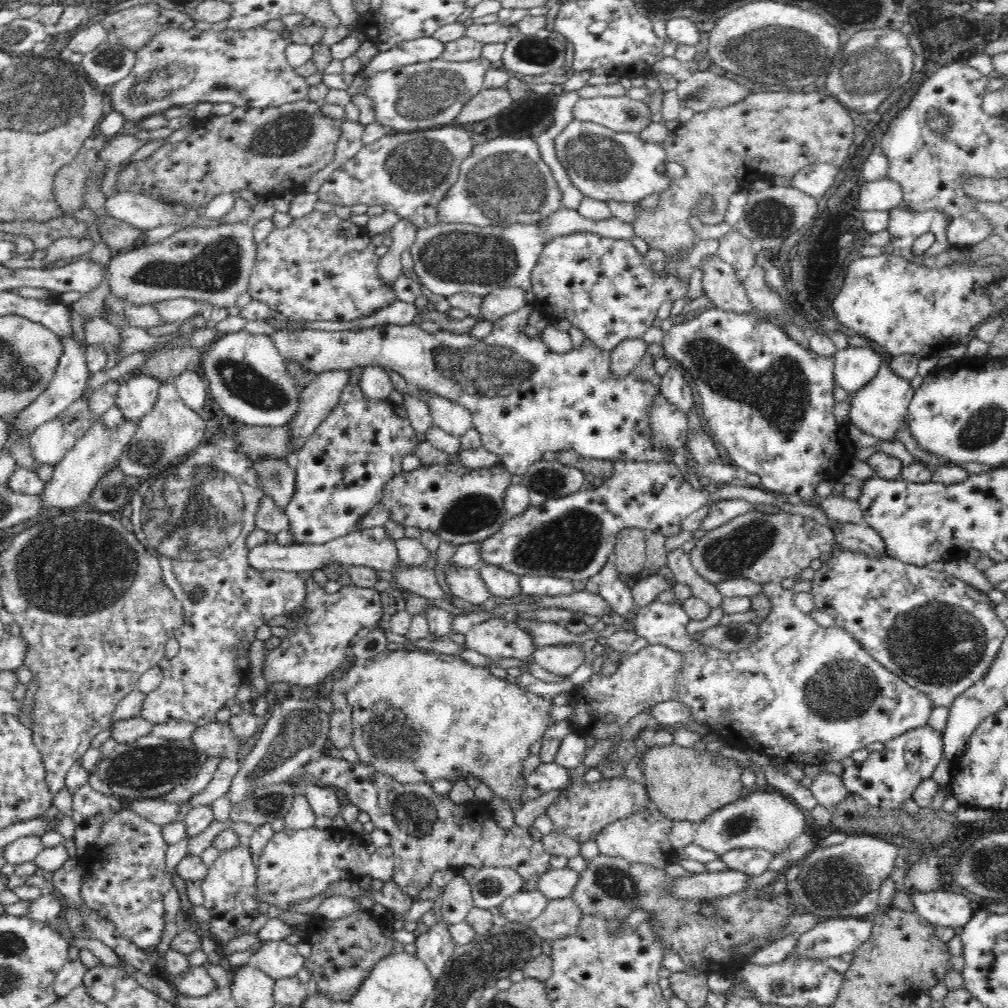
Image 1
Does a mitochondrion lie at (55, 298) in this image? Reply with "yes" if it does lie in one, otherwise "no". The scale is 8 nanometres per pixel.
no

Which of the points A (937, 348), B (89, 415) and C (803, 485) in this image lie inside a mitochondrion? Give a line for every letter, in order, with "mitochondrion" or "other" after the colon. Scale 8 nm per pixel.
A: other
B: other
C: other

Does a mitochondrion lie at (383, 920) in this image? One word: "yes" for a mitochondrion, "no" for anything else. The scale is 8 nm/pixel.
no

